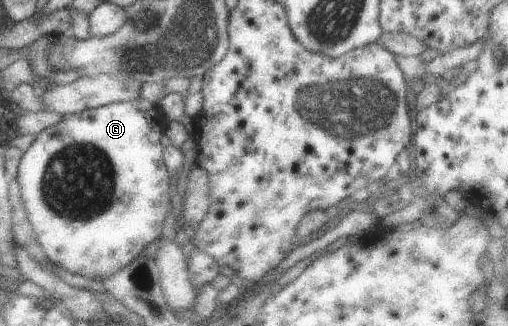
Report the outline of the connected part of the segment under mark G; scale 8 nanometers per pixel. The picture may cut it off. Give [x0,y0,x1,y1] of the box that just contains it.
[16,97,171,278]

